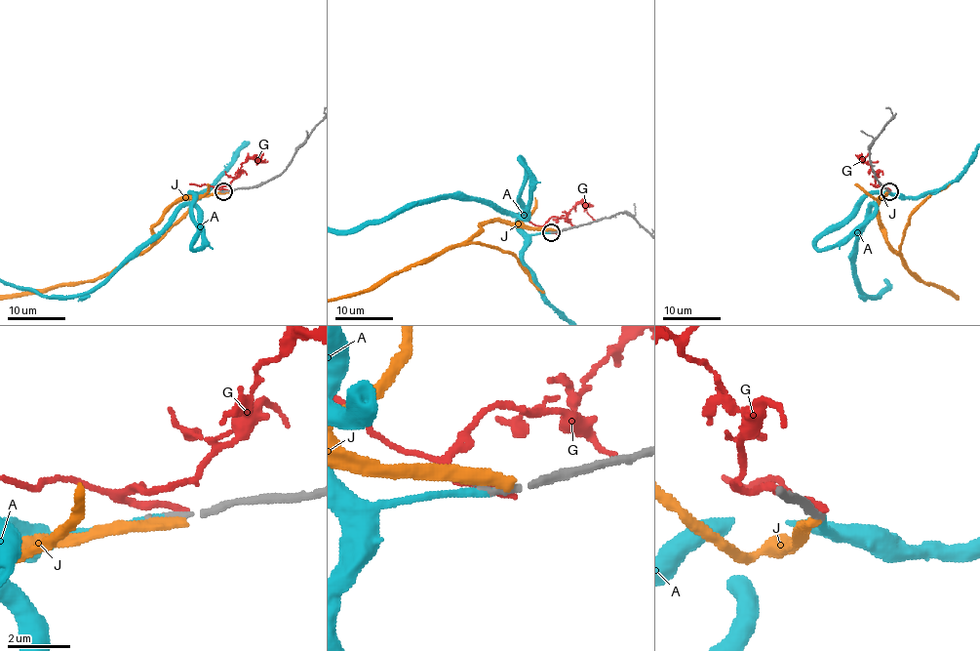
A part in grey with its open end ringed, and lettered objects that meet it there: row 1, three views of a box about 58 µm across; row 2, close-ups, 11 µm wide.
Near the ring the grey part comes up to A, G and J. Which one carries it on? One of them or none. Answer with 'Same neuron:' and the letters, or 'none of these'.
Same neuron: A

